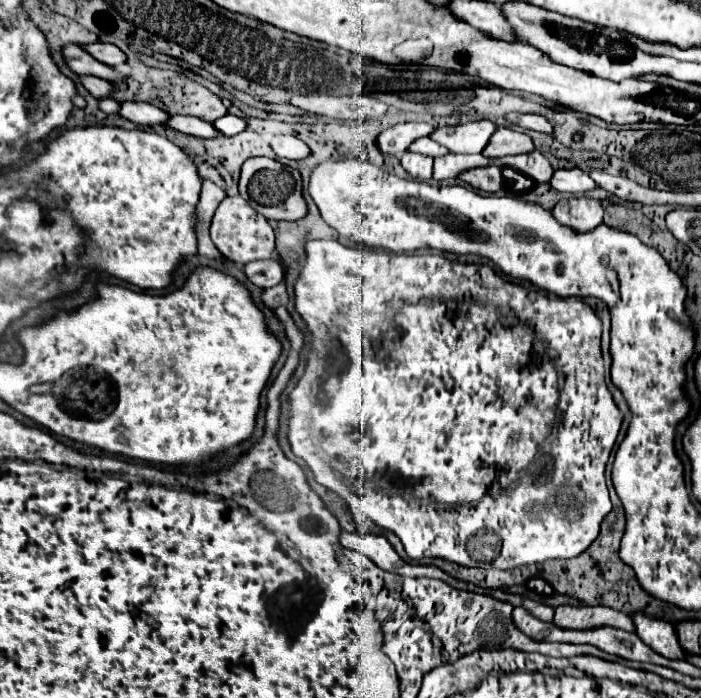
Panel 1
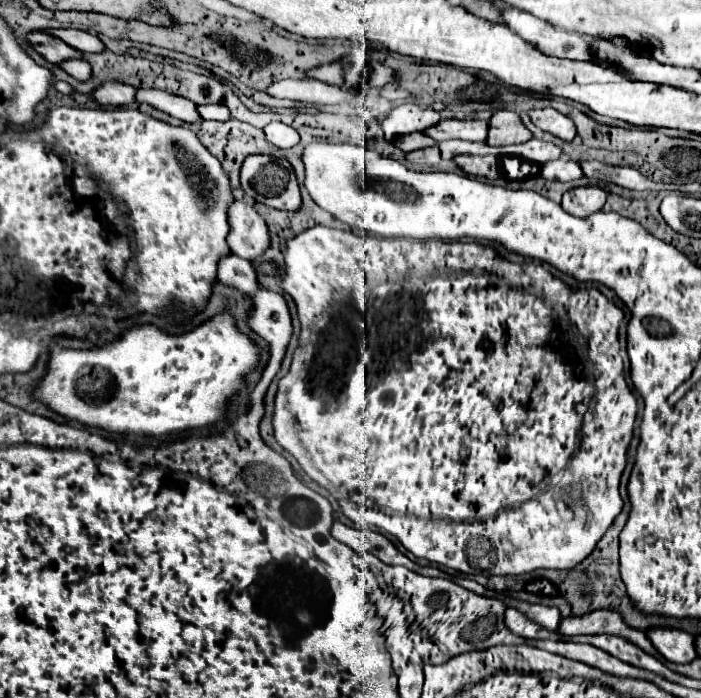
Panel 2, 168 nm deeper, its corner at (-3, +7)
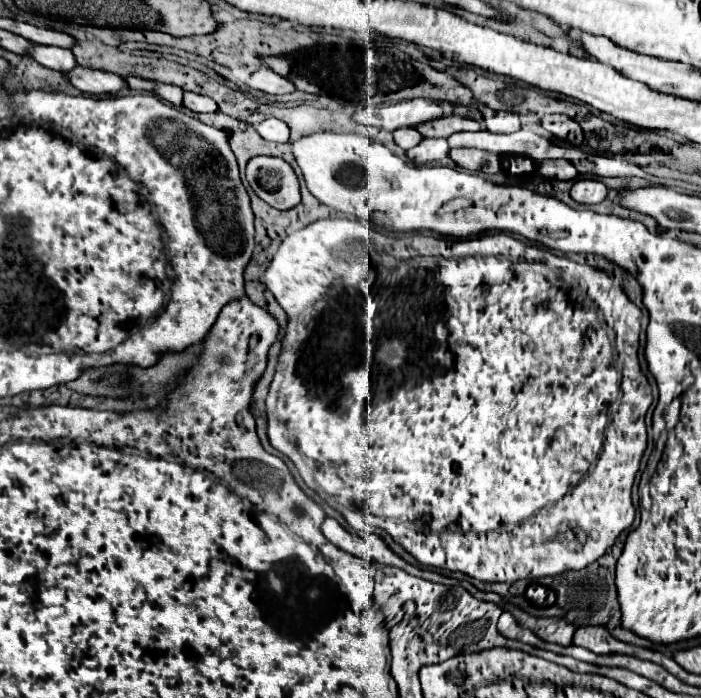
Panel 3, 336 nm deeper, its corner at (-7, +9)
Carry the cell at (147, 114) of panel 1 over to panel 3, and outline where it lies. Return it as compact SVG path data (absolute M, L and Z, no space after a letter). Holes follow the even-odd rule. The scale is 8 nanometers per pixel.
M76 67L68 73L70 83L88 95L116 95L118 91L126 89L126 81L114 73L100 73L86 67Z

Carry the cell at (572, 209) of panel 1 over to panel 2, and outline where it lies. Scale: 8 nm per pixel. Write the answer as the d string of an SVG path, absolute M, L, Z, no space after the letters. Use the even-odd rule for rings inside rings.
M584 185L584 187L574 187L564 193L562 209L576 217L588 217L600 211L604 207L604 201L606 201L604 189L596 185Z

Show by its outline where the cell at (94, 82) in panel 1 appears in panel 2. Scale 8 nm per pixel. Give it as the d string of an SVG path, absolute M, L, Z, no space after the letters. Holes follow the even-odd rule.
M68 59L68 61L62 61L60 67L78 81L88 81L92 77L92 69L84 59Z

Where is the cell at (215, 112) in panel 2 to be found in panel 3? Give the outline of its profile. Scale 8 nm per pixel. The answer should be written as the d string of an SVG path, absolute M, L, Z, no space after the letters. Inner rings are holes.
M190 91L184 93L184 107L188 107L194 113L216 113L218 111L218 105L214 99L198 95L198 93L190 93Z

